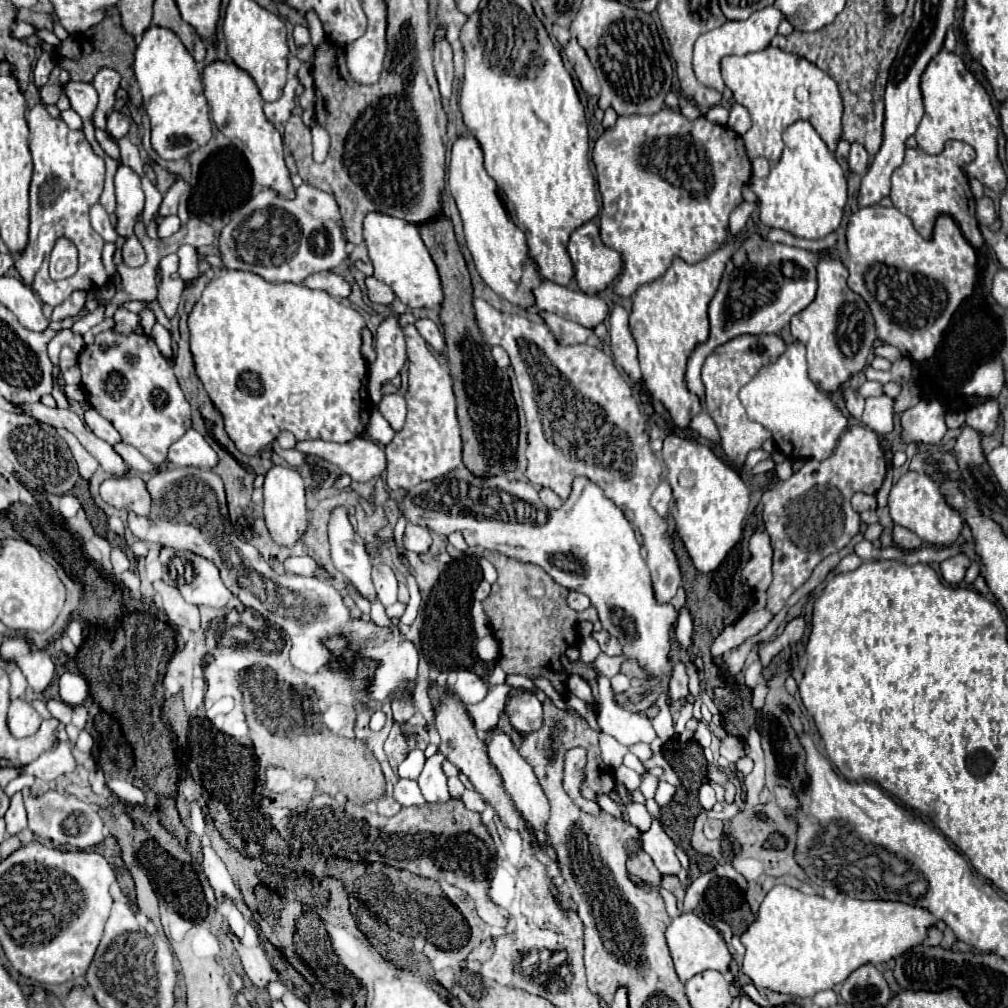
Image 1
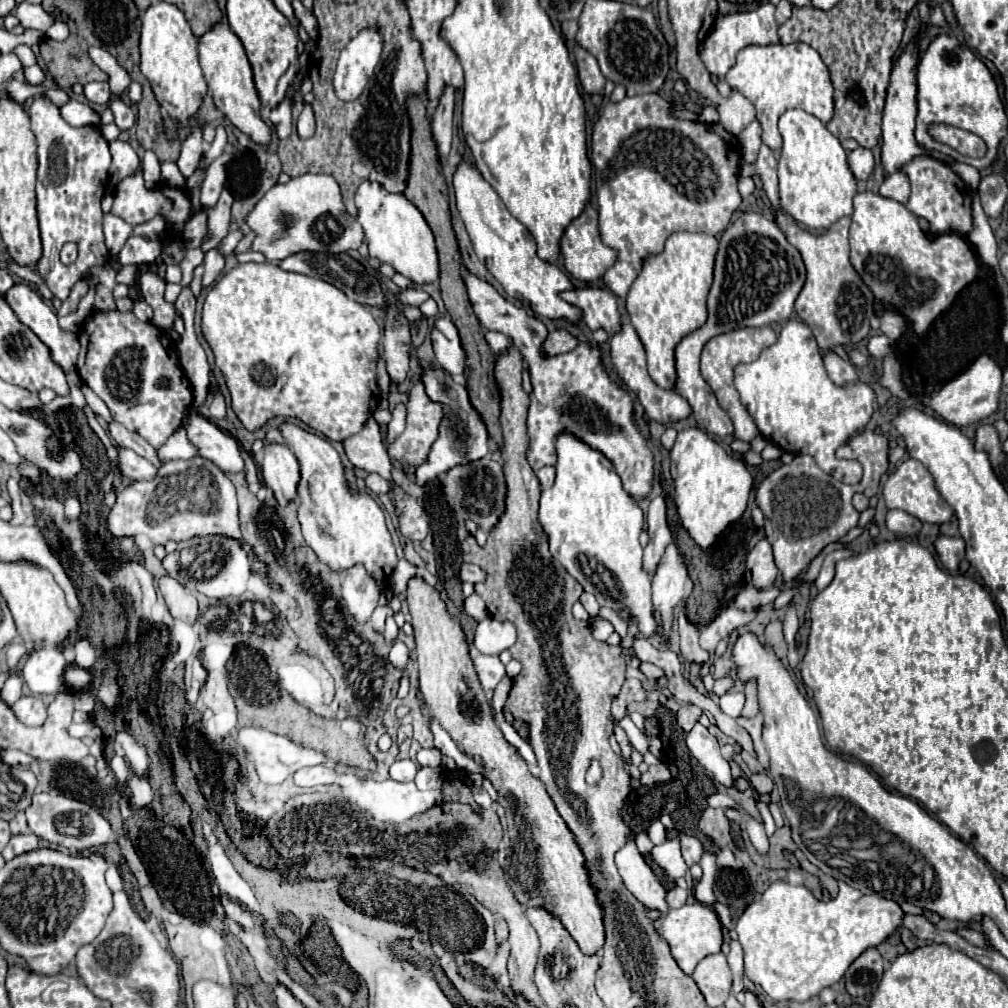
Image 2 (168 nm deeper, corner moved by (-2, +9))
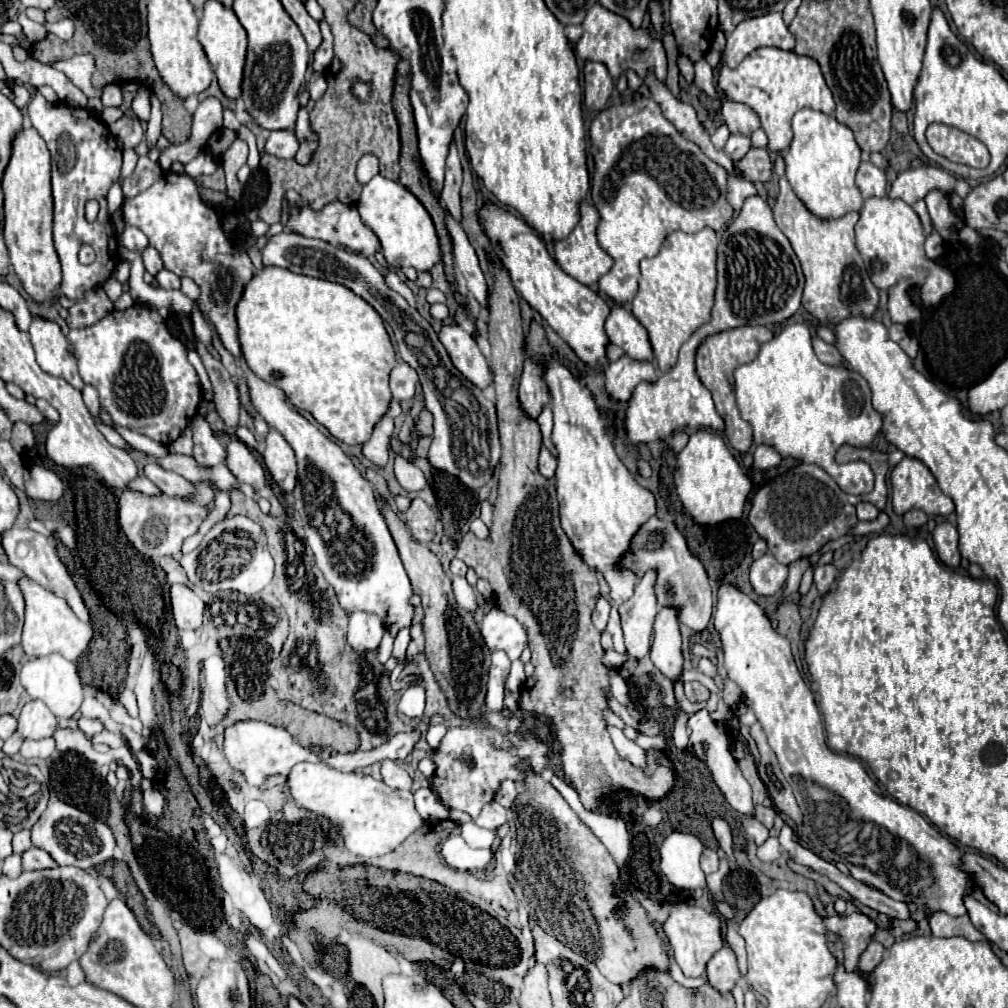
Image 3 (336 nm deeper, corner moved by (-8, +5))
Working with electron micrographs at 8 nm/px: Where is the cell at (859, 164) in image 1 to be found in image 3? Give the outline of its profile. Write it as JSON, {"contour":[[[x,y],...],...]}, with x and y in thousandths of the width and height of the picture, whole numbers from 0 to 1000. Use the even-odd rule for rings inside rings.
{"contour":[[[855,161],[849,173],[849,185],[853,187],[857,196],[879,194],[879,173],[865,161]]]}

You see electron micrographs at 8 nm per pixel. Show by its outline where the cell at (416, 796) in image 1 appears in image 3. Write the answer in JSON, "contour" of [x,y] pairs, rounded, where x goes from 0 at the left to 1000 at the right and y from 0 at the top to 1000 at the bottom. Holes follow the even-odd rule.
{"contour":[[[294,758],[286,770],[292,794],[312,806],[323,810],[339,823],[343,841],[357,849],[381,849],[397,839],[413,821],[421,817],[411,800],[411,788],[391,784],[381,776],[357,766],[335,766],[323,758]]]}

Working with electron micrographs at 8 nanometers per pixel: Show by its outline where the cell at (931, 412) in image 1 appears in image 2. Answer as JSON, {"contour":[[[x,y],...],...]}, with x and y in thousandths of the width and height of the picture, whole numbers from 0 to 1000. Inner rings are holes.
{"contour":[[[972,353],[964,365],[960,365],[950,375],[942,377],[931,391],[921,397],[921,403],[938,419],[946,423],[960,423],[984,413],[992,399],[992,385],[994,385],[994,365],[982,353]]]}

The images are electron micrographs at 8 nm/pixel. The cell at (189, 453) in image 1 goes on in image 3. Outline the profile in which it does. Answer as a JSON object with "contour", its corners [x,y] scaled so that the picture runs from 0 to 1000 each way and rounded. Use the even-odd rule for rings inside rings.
{"contour":[[[220,433],[224,444],[224,462],[234,472],[236,478],[248,480],[252,486],[258,486],[264,480],[264,466],[252,454],[248,444],[234,433]]]}

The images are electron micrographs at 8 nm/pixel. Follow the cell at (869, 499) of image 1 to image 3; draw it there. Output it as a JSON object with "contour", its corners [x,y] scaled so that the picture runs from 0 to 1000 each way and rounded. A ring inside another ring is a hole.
{"contour":[[[853,498],[851,500],[851,516],[869,516],[871,504],[863,498]]]}

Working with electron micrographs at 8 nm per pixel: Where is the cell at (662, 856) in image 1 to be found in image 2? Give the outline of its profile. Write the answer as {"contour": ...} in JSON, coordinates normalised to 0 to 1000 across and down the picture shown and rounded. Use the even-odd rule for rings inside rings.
{"contour":[[[675,827],[675,833],[677,833],[677,847],[679,847],[679,853],[683,859],[687,857],[692,857],[694,855],[694,849],[698,847],[698,839],[692,831],[688,829],[681,829],[681,827]]]}

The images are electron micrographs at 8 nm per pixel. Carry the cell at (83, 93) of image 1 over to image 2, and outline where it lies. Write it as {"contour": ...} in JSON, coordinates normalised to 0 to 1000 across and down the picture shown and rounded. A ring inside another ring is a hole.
{"contour":[[[89,81],[83,85],[83,95],[89,103],[105,103],[111,97],[107,81]]]}

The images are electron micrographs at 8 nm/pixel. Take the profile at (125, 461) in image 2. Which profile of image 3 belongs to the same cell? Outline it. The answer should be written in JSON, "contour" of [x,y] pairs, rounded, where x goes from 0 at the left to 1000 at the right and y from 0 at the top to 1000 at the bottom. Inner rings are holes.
{"contour":[[[149,458],[143,462],[143,472],[147,476],[151,476],[161,488],[169,490],[169,492],[185,492],[190,490],[190,480],[187,476],[183,476],[179,470],[175,468],[167,468],[163,464],[159,464],[157,460]]]}

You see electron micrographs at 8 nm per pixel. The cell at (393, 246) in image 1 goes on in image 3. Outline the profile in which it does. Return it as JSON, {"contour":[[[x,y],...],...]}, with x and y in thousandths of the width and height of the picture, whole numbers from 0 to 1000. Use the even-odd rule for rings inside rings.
{"contour":[[[371,175],[359,188],[355,210],[359,220],[375,234],[385,264],[409,264],[415,270],[427,270],[438,258],[429,216],[425,214],[423,206],[413,198],[413,194],[409,194],[409,190],[405,190],[399,183],[389,181],[381,175]]]}

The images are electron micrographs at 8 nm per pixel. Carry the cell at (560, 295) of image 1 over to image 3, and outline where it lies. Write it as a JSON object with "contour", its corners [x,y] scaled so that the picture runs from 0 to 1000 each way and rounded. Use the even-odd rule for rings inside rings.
{"contour":[[[605,302],[605,312],[601,315],[601,331],[607,341],[615,343],[625,355],[647,357],[647,343],[637,321],[621,310],[615,302]]]}

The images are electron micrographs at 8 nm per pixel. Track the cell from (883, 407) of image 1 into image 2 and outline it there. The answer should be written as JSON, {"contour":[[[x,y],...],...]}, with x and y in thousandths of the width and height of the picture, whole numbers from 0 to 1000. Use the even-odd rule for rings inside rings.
{"contour":[[[782,317],[770,341],[758,345],[748,359],[732,361],[728,365],[728,381],[734,399],[762,438],[784,450],[802,450],[819,470],[837,480],[851,480],[855,460],[850,456],[829,456],[827,448],[863,419],[869,391],[857,379],[829,383],[821,375],[810,335],[798,319]]]}

